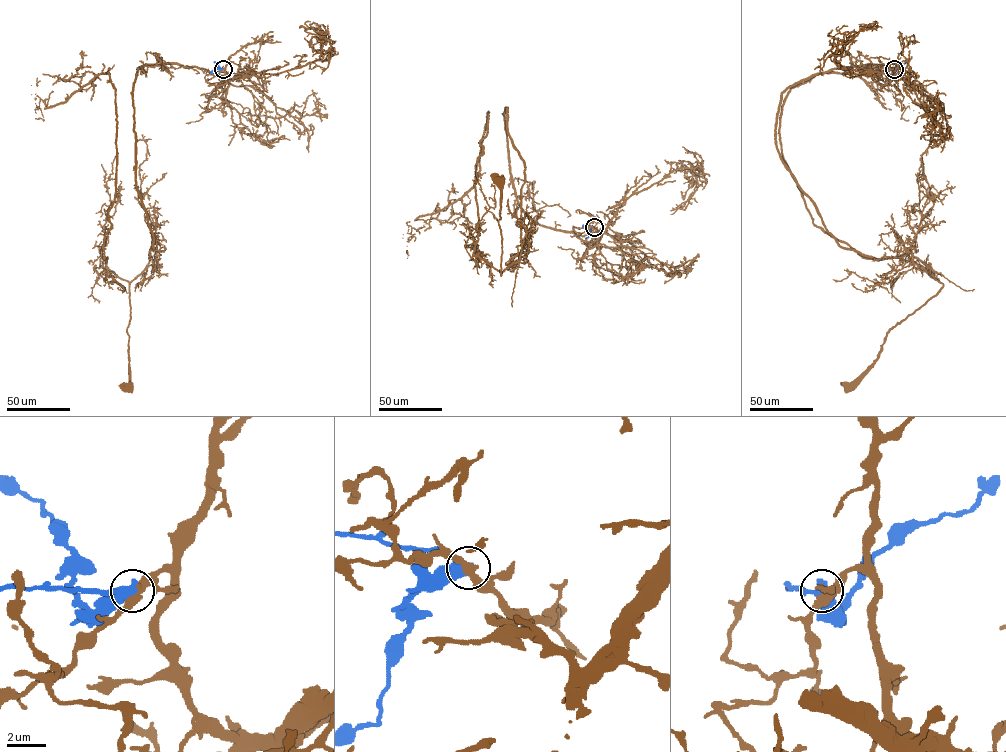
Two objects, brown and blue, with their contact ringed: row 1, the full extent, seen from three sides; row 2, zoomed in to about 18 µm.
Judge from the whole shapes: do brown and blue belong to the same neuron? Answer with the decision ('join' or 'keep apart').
keep apart

